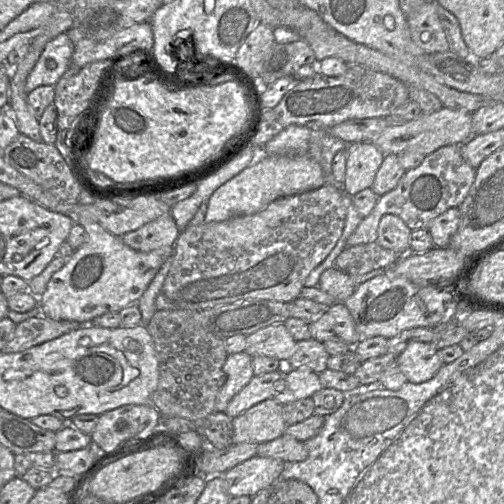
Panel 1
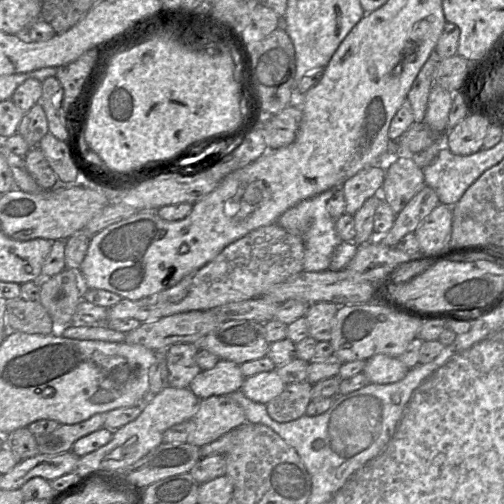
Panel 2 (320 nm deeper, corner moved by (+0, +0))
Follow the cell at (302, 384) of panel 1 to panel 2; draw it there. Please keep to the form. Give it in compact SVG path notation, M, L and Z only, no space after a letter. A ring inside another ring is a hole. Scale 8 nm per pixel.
M272 370L246 377L241 391L247 398L266 405L279 396L285 386L276 370Z

